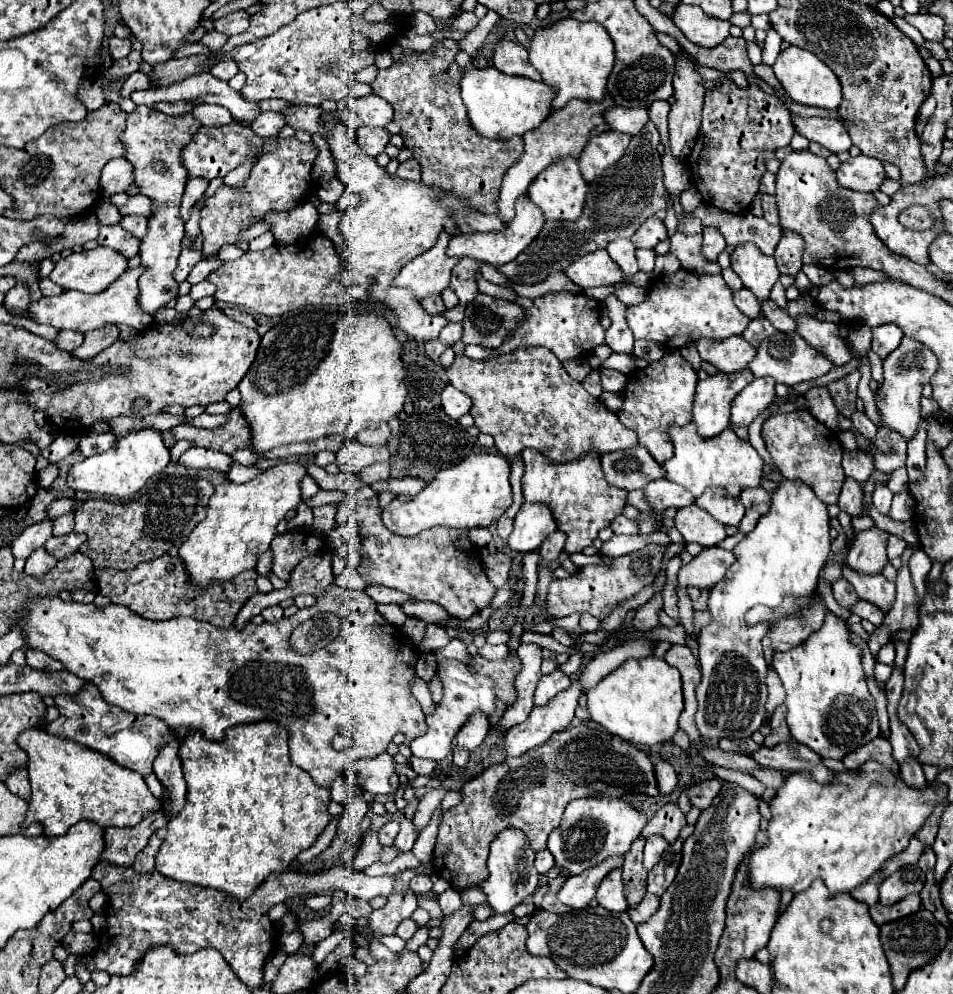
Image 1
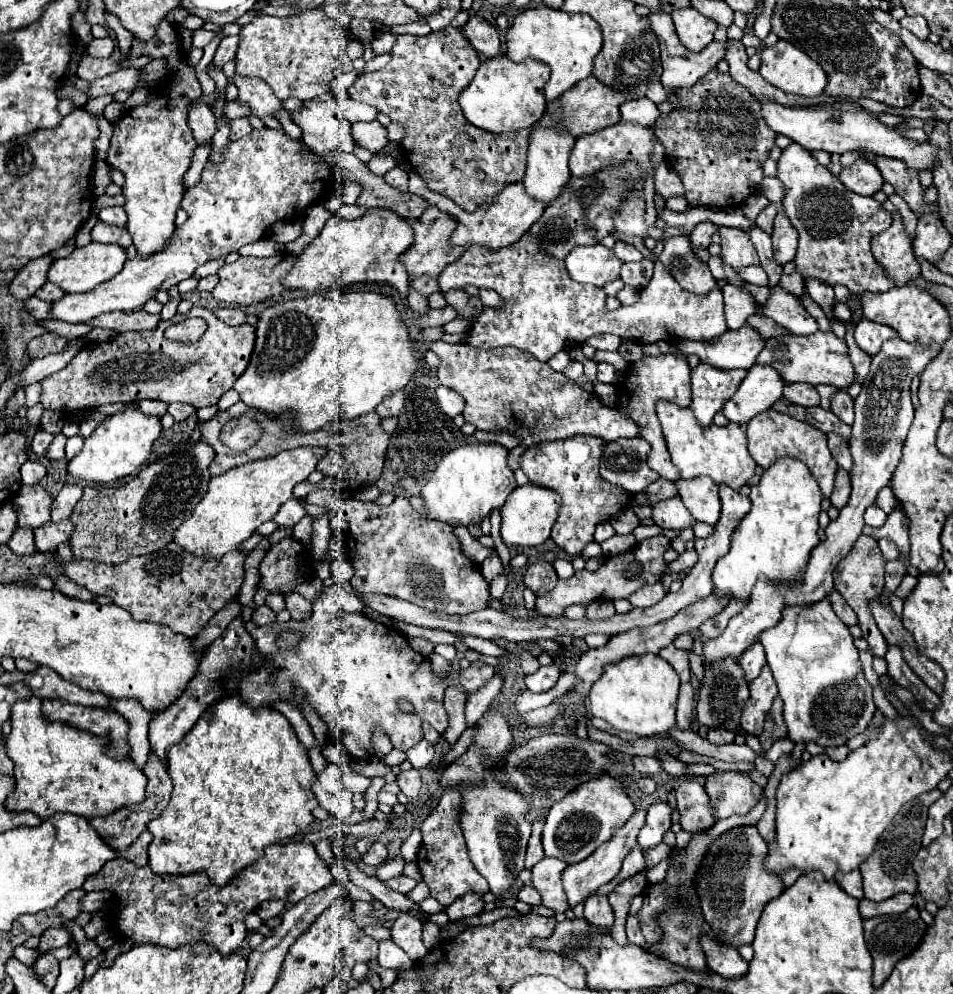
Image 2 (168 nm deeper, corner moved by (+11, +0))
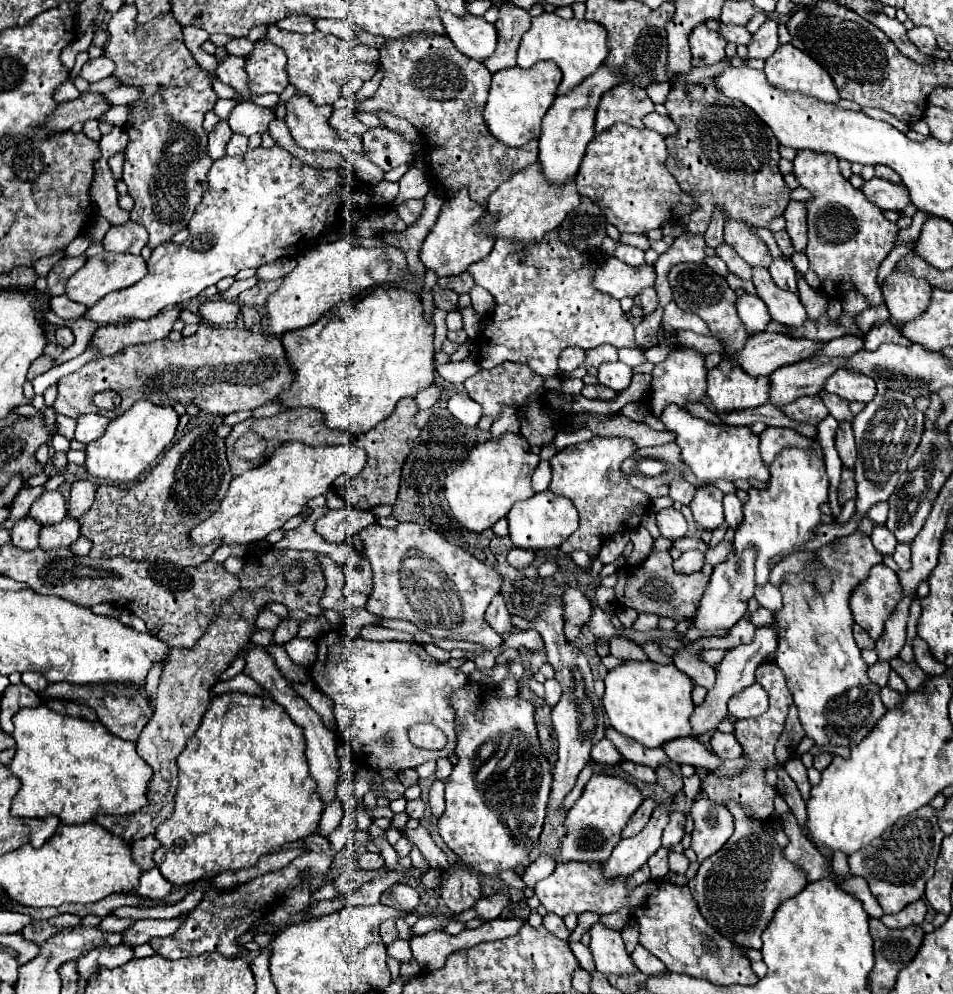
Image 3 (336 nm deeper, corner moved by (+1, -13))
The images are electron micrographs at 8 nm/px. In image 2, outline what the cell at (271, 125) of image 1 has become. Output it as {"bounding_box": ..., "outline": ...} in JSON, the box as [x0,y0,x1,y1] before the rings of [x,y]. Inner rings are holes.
{"bounding_box":[230,117,252,141],"outline":[[[240,117],[240,119],[232,121],[232,123],[230,123],[230,129],[232,129],[232,133],[230,133],[230,139],[232,139],[232,141],[242,139],[242,137],[246,137],[246,135],[252,133],[252,125],[250,125],[248,117]]]}

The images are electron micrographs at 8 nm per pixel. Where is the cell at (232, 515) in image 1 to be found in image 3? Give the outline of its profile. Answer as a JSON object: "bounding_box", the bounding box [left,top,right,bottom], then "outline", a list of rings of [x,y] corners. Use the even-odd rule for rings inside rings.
{"bounding_box":[190,442,366,546],"outline":[[[284,442],[284,444],[280,444],[274,450],[274,454],[264,464],[260,464],[258,468],[246,470],[244,474],[236,476],[230,482],[230,488],[228,488],[224,500],[220,502],[218,512],[214,512],[210,518],[200,522],[192,530],[192,534],[190,534],[192,542],[198,544],[198,546],[206,546],[214,538],[222,538],[224,544],[232,544],[232,542],[248,544],[248,542],[262,540],[272,530],[282,528],[282,524],[288,518],[298,516],[310,498],[326,494],[328,490],[332,490],[332,484],[336,482],[336,478],[340,478],[346,472],[358,476],[362,472],[364,464],[366,464],[366,452],[362,448],[358,448],[356,444],[352,444],[352,442],[348,442],[348,444],[334,444],[334,446],[308,446],[308,444],[302,444],[302,442]]]}

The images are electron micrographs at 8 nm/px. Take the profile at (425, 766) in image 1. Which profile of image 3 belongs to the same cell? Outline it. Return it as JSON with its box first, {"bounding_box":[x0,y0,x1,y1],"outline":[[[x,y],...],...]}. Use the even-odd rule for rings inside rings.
{"bounding_box":[406,800,424,820],"outline":[[[410,800],[408,802],[408,806],[406,806],[406,812],[408,812],[408,816],[410,818],[414,818],[414,820],[422,820],[422,816],[424,816],[424,802],[422,800]]]}

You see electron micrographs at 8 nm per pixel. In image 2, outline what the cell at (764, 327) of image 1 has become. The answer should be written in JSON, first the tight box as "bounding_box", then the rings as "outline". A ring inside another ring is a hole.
{"bounding_box":[746,315,788,339],"outline":[[[752,315],[748,317],[746,325],[750,325],[752,329],[756,329],[764,339],[770,339],[770,337],[780,337],[788,331],[784,331],[784,327],[780,327],[778,323],[772,323],[772,319],[768,317],[760,317],[760,315]]]}

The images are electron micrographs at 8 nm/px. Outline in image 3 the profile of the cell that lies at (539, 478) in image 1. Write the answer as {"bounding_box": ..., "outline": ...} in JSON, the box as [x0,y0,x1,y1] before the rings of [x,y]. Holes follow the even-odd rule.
{"bounding_box":[550,438,650,554],"outline":[[[592,438],[588,442],[566,446],[550,460],[550,490],[568,496],[580,512],[578,530],[570,534],[570,538],[560,546],[564,554],[570,554],[574,550],[594,554],[600,550],[602,542],[608,536],[640,526],[640,520],[648,510],[650,496],[632,488],[626,474],[622,472],[622,462],[630,458],[636,450],[638,446],[634,446],[628,438]]]}

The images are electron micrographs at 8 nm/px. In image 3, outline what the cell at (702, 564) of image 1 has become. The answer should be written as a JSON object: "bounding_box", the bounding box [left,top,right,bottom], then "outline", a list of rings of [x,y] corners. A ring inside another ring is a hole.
{"bounding_box":[632,614,660,632],"outline":[[[638,614],[638,618],[632,624],[632,628],[634,630],[640,630],[640,632],[648,632],[648,630],[654,630],[658,626],[658,620],[660,618],[654,616],[654,614]]]}

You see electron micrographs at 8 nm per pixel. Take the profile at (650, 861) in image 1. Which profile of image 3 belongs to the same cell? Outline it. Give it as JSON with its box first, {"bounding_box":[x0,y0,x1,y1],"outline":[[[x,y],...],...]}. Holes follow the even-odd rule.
{"bounding_box":[662,812,686,848],"outline":[[[674,812],[668,826],[666,826],[666,830],[664,830],[662,846],[672,848],[674,844],[678,844],[684,836],[684,824],[686,824],[686,814],[684,812]]]}

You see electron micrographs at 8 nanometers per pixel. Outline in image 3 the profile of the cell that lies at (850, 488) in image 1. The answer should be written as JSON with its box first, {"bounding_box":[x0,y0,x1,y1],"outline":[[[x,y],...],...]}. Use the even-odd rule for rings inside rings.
{"bounding_box":[838,466,856,504],"outline":[[[842,466],[842,480],[838,486],[838,502],[844,504],[846,500],[856,498],[856,482],[854,482],[854,470]]]}

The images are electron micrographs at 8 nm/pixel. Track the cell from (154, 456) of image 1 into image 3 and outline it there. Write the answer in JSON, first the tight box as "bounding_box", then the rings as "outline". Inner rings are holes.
{"bounding_box":[86,400,178,482],"outline":[[[138,400],[122,416],[110,420],[104,434],[86,446],[86,470],[90,476],[108,478],[118,482],[136,480],[174,440],[178,428],[178,414],[172,406],[152,404],[150,400]]]}

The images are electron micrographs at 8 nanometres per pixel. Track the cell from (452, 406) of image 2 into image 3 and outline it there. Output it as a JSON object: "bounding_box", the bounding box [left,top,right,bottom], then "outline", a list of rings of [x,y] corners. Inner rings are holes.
{"bounding_box":[448,394,482,426],"outline":[[[456,394],[448,400],[448,410],[466,426],[476,426],[482,418],[482,406],[474,402],[470,396]]]}

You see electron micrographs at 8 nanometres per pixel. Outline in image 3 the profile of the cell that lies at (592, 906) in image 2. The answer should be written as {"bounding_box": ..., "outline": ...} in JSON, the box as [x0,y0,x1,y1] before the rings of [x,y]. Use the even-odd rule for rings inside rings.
{"bounding_box":[590,924,636,976],"outline":[[[594,924],[590,930],[590,952],[594,956],[596,970],[602,974],[630,976],[636,972],[636,966],[624,948],[622,936],[616,930]]]}

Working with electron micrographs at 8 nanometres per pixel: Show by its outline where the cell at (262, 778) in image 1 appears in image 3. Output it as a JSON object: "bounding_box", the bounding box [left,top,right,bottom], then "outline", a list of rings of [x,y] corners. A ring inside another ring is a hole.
{"bounding_box":[154,692,324,886],"outline":[[[240,692],[214,696],[200,728],[178,756],[178,780],[174,812],[154,834],[162,844],[154,852],[154,862],[174,886],[196,882],[210,870],[234,872],[254,866],[262,854],[316,832],[324,810],[324,802],[318,800],[316,784],[308,772],[302,728],[270,696]]]}

